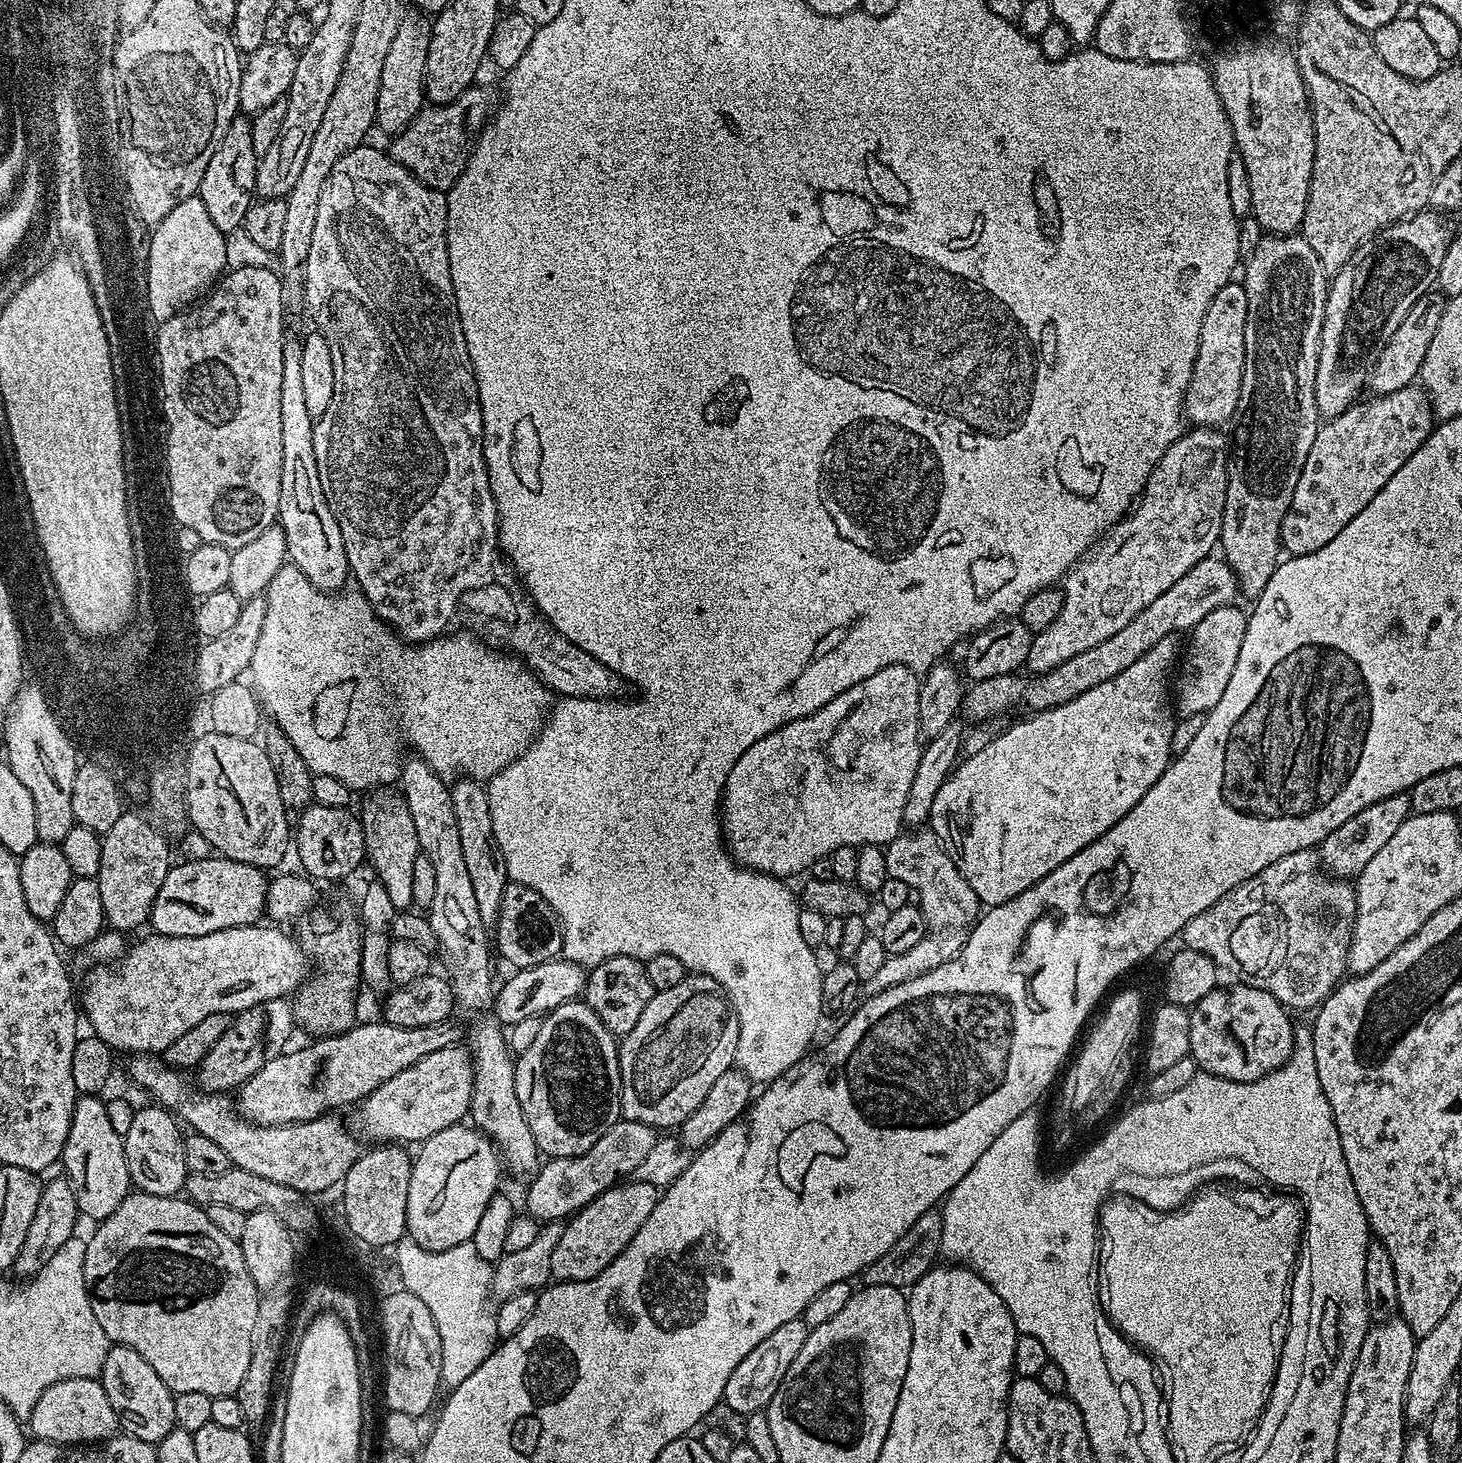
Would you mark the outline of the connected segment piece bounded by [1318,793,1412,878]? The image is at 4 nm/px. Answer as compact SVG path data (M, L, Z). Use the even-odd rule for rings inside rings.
M1405 793L1391 796L1360 810L1353 818L1347 819L1342 826L1338 826L1334 833L1328 834L1319 845L1318 855L1321 865L1337 878L1354 878L1358 876L1366 864L1374 858L1387 839L1398 830L1408 815L1411 815L1411 797Z

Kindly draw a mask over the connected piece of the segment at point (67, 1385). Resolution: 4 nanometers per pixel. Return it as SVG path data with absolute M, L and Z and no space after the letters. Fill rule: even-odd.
M70 1378L66 1382L54 1382L54 1386L46 1389L42 1398L38 1398L38 1406L34 1406L32 1411L30 1427L35 1439L65 1446L87 1446L117 1435L118 1421L114 1406L110 1406L110 1398L106 1398L106 1390L100 1385L99 1379Z

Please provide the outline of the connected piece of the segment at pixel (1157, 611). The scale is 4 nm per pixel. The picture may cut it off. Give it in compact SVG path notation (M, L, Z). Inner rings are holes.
M1209 558L1198 562L1198 566L1186 570L1186 574L1182 574L1182 578L1178 578L1170 590L1154 598L1154 602L1150 602L1142 614L1130 618L1130 622L1126 622L1126 626L1122 626L1114 638L1106 638L1106 642L1098 642L1098 646L1090 646L1090 650L1074 654L1074 658L1062 662L1062 666L1039 674L1013 674L975 681L964 693L962 716L972 720L968 722L992 722L1003 708L1011 704L1021 704L1029 708L1027 711L1032 714L1062 706L1086 694L1086 690L1094 690L1094 686L1102 686L1102 682L1110 682L1110 678L1122 674L1122 670L1138 662L1138 658L1142 658L1150 646L1162 642L1162 638L1190 633L1206 614L1231 605L1237 596L1236 576L1227 560Z

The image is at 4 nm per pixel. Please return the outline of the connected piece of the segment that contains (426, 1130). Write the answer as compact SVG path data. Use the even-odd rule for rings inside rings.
M453 1046L426 1054L422 1062L414 1062L402 1074L394 1074L390 1082L378 1086L378 1090L360 1101L361 1130L372 1142L423 1142L438 1134L438 1130L461 1123L472 1107L473 1071L467 1047Z

